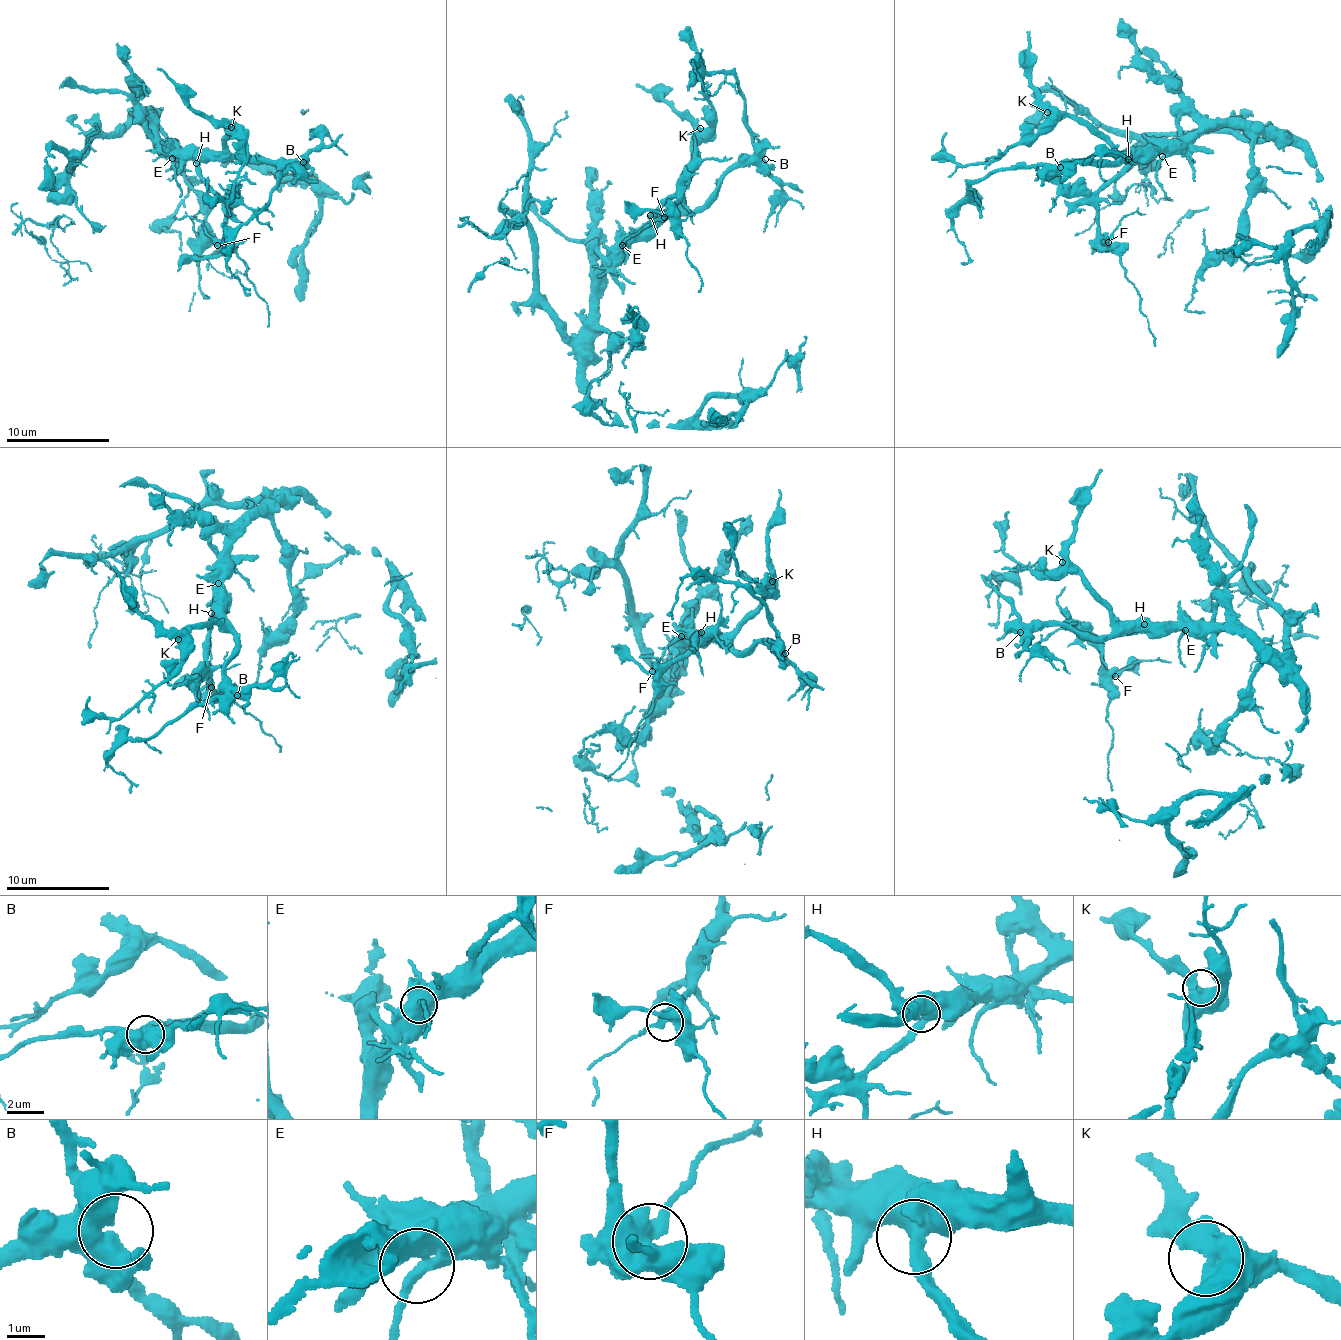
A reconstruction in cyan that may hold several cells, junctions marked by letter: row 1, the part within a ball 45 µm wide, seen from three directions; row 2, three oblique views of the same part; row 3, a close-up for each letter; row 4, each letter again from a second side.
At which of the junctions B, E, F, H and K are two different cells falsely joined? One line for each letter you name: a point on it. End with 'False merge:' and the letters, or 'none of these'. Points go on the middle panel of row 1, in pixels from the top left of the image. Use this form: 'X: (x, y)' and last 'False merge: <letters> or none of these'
False merge: none of these

